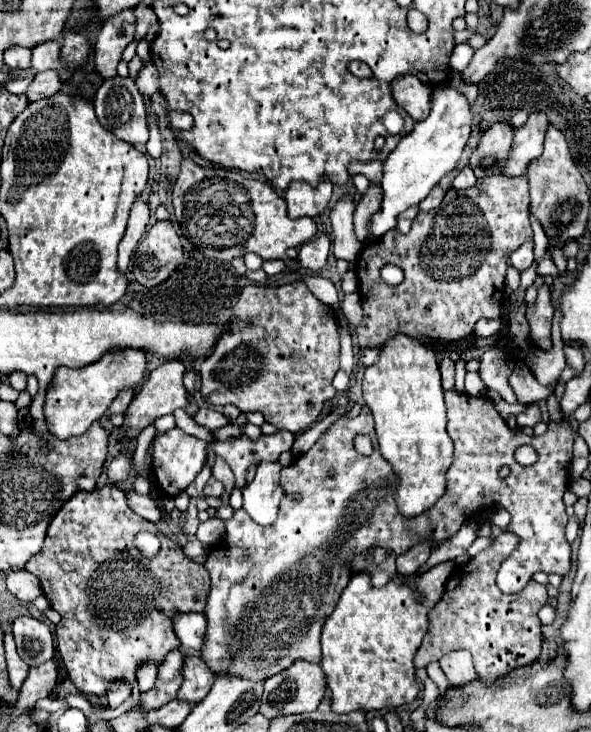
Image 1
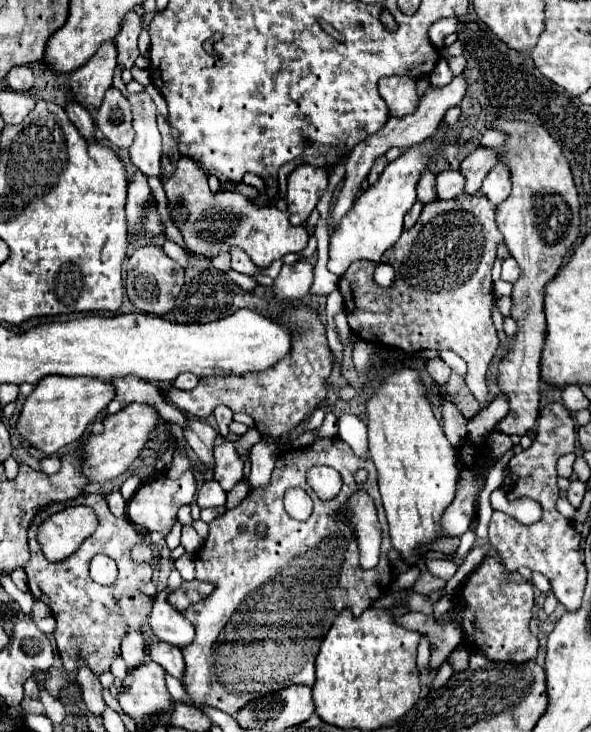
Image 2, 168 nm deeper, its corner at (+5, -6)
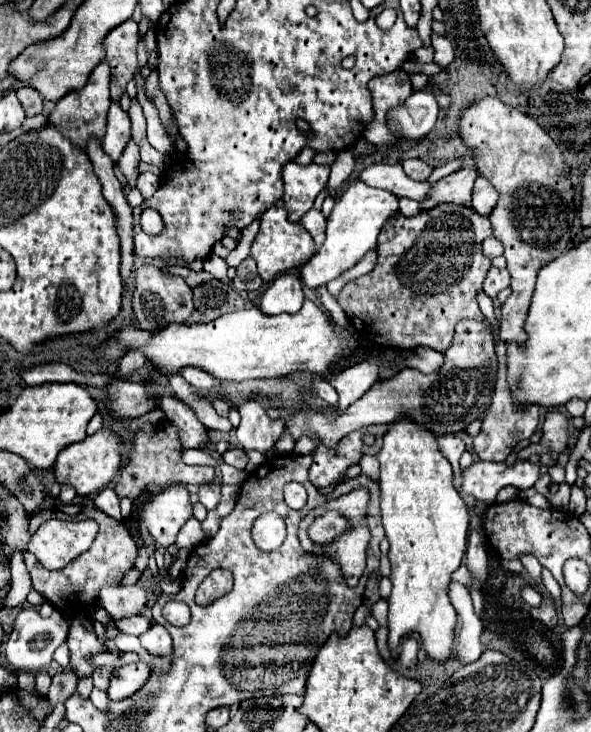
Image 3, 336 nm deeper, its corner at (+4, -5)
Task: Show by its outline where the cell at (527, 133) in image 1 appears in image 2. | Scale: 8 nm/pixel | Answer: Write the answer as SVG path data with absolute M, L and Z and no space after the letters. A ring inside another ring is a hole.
M499 162L483 180L481 184L481 192L483 196L487 196L493 204L501 204L503 200L507 200L509 192L511 192L511 174L505 168L503 162Z

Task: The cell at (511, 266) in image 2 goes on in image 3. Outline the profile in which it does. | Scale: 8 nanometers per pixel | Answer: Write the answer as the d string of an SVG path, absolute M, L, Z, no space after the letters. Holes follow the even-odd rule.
M492 267L486 275L486 281L484 281L484 293L490 297L490 299L496 299L496 295L510 285L510 273L508 269L496 269Z

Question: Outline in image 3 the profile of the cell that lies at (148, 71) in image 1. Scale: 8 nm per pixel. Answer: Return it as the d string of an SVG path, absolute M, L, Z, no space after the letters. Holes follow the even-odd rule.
M144 171L140 177L138 177L138 189L140 193L144 195L144 199L148 199L150 195L154 195L154 191L160 187L160 177L154 175L152 171Z

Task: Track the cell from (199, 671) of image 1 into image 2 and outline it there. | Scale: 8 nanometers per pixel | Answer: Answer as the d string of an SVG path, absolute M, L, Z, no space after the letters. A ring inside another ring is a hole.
M149 638L147 652L159 666L165 668L165 672L171 672L173 676L181 680L185 672L185 662L183 662L183 654L179 648L173 648L171 644L165 644L163 640L157 640L157 638Z

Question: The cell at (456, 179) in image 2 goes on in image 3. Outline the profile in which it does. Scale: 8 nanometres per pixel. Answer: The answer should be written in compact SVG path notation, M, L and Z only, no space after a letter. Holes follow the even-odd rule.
M370 165L360 173L360 181L364 181L370 187L382 187L388 191L394 191L398 197L408 197L418 203L424 203L428 199L428 193L432 191L432 183L428 181L410 181L410 177L404 173L402 165Z

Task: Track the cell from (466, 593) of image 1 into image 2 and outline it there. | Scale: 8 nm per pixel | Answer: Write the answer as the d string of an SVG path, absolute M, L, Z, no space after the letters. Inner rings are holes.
M487 556L459 588L459 594L465 604L455 606L447 618L439 622L453 622L467 630L467 640L495 662L527 662L537 656L539 644L529 630L533 614L533 588L519 572L505 572L493 556Z

